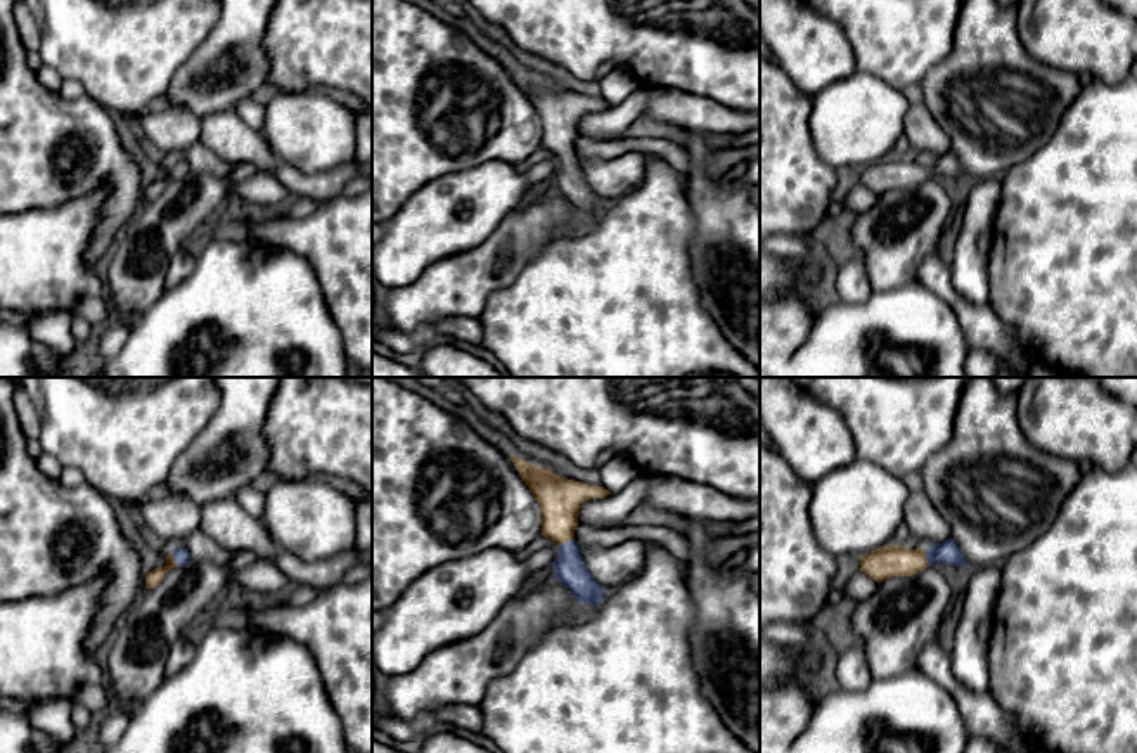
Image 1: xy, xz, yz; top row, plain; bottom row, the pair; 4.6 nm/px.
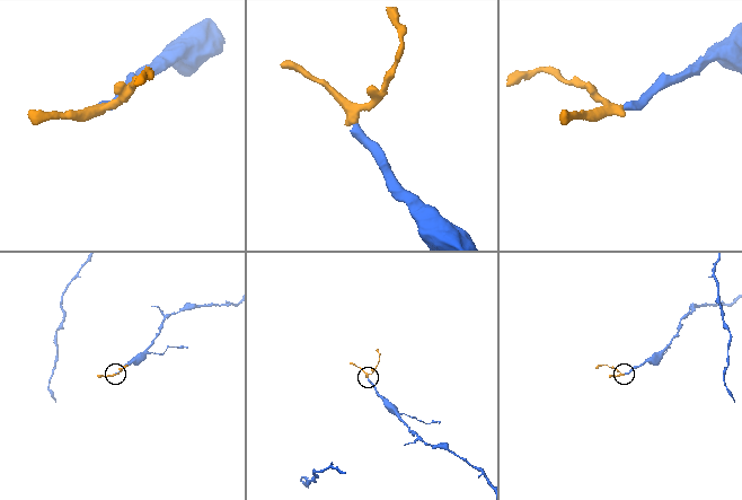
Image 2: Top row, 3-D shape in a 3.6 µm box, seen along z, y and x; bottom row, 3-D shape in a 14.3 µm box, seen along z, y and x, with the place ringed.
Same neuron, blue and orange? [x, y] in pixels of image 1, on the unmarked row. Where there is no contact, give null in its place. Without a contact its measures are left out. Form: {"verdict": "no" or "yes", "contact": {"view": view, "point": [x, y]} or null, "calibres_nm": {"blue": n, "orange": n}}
{"verdict": "yes", "contact": {"view": "xz", "point": [566, 154]}, "calibres_nm": {"blue": 140, "orange": 200}}

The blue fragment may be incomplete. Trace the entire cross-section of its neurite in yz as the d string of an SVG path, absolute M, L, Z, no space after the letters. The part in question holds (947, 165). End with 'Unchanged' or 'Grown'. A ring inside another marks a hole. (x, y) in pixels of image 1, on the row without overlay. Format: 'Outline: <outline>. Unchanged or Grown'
Outline: M947 151L928 163L902 158L876 161L860 170L860 183L881 196L891 189L917 187L935 175L967 178L962 163L952 151Z. Grown

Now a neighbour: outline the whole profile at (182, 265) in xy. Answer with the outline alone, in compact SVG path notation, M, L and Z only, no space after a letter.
M187 246L177 256L171 258L166 270L164 291L173 289L178 282L187 279L194 272L196 254L196 246Z

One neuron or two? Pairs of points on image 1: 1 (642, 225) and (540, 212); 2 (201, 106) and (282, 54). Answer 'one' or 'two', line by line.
1: two
2: two

